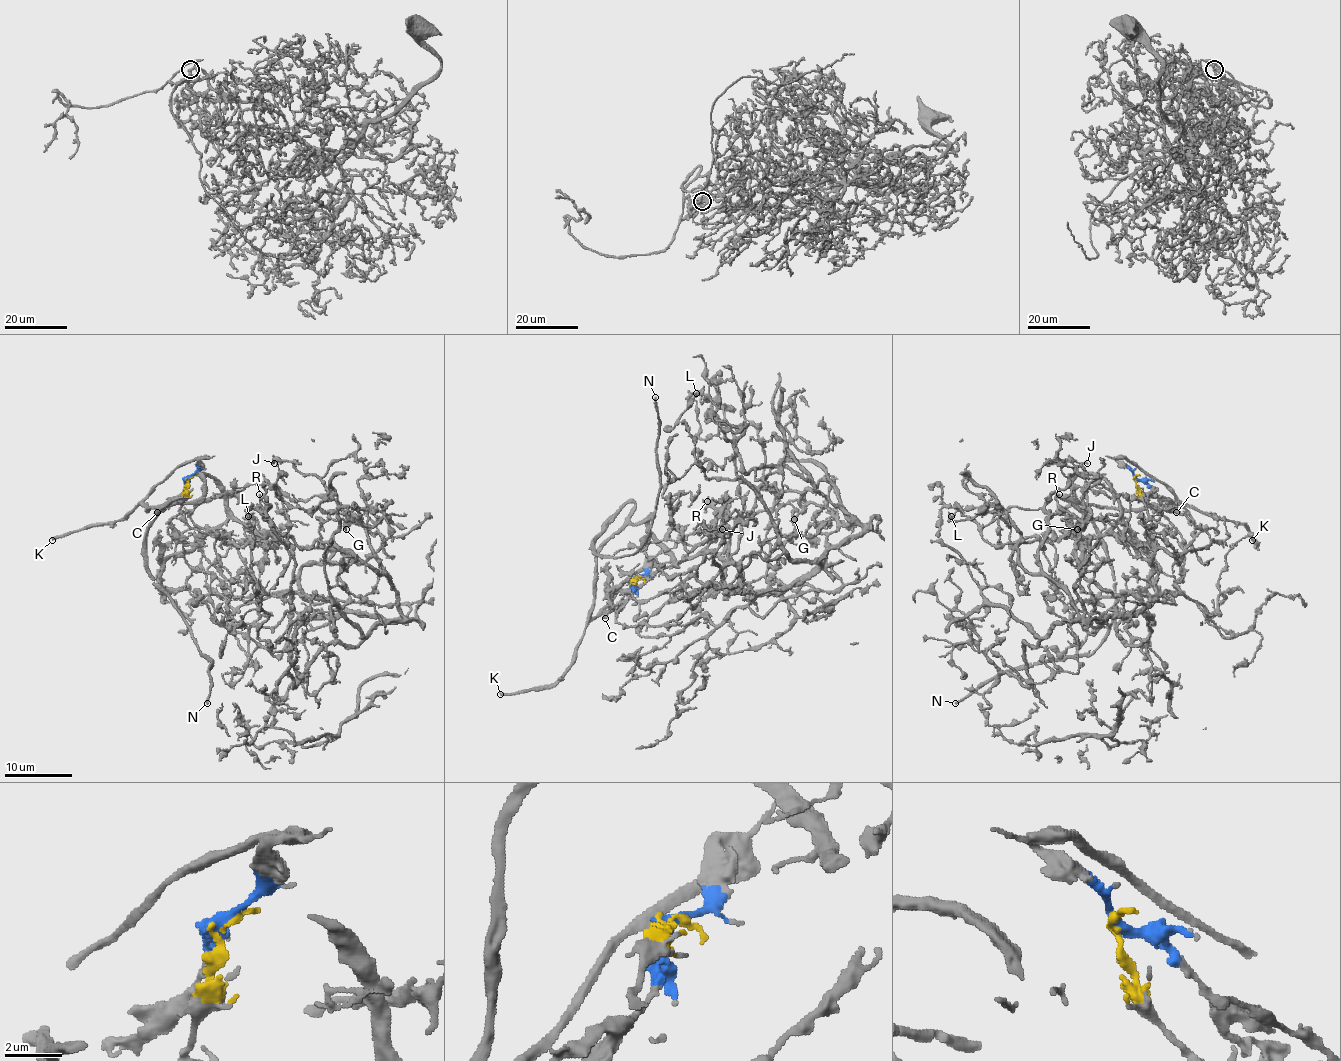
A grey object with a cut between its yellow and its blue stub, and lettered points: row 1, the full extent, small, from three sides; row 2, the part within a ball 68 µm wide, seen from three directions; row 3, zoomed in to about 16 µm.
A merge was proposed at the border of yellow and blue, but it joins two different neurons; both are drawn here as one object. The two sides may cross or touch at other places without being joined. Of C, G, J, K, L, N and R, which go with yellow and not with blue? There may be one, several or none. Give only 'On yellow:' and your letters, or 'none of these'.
On yellow: G, J, L

